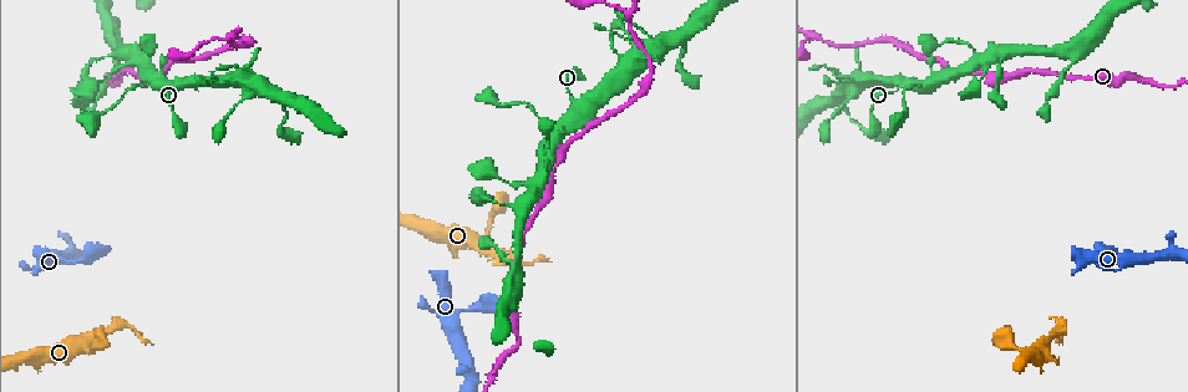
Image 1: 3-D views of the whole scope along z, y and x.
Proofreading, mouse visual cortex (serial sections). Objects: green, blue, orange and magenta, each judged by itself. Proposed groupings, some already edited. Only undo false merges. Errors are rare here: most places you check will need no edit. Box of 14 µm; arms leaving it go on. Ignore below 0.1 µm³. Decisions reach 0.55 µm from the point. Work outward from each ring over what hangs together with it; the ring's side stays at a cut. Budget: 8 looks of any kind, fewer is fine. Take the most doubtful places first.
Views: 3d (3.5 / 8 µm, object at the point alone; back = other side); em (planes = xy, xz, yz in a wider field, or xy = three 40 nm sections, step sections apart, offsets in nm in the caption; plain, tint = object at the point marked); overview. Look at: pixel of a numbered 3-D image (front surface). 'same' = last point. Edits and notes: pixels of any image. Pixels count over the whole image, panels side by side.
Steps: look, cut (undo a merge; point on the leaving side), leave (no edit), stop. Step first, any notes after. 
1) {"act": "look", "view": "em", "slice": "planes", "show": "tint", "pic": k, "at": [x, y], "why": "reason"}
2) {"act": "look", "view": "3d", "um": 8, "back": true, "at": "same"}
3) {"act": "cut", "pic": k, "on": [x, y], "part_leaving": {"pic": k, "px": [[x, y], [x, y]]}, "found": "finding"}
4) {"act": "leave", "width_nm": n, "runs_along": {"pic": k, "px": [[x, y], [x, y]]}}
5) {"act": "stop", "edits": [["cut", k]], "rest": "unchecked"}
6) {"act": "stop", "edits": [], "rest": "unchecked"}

{"act": "look", "view": "3d", "um": 3.5, "pic": 1, "at": [483, 308], "why": "calibre changes"}

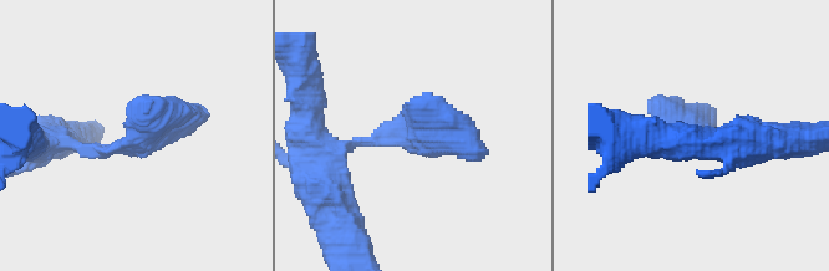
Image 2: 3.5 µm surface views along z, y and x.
{"act": "look", "view": "em", "slice": "planes", "show": "tint", "pic": 2, "at": [126, 146], "why": "now the EM"}

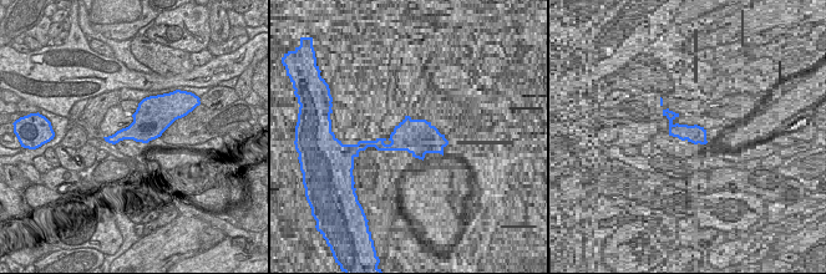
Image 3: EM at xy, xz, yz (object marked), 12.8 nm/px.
{"act": "leave", "runs_along": {"pic": 2, "px": [[31, 146], [118, 149], [196, 114]]}, "found": "continuous, no second cell"}

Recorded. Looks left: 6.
{"act": "look", "view": "3d", "um": 3.5, "pic": 1, "at": [814, 36], "why": "a fork"}

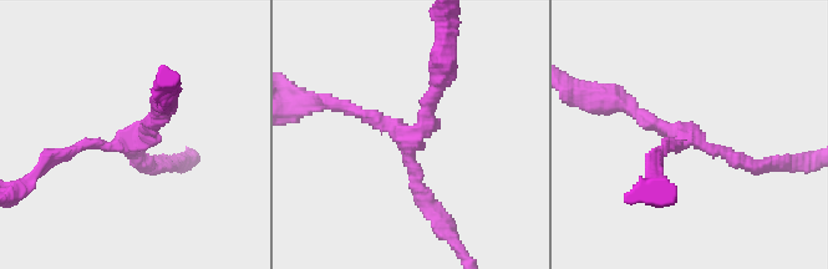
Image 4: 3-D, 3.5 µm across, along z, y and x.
{"act": "leave", "runs_along": {"pic": 4, "px": [[428, 207], [410, 140], [336, 105]]}, "found": "all the same cell"}

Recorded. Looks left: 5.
{"act": "look", "view": "3d", "um": 3.5, "pic": 1, "at": [929, 82]}

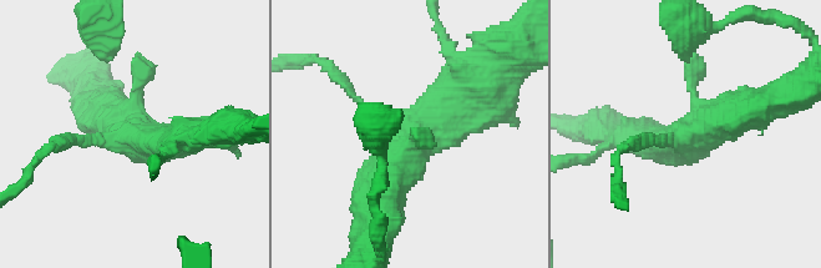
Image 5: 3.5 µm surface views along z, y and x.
{"act": "look", "view": "em", "slice": "xy", "step": 3, "show": "tint", "pic": 5, "at": [140, 139], "why": "shape alone is not enough"}

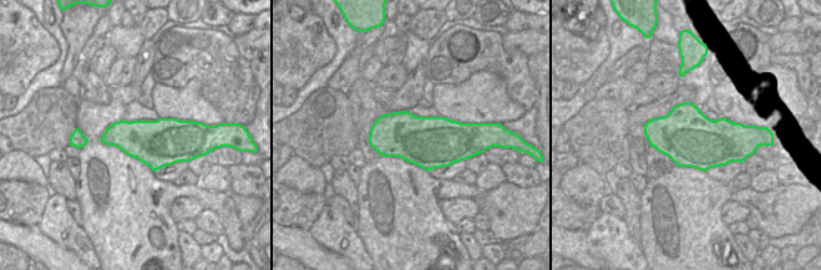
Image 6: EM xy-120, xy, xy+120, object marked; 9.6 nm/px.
{"act": "leave", "width_nm": 500, "runs_along": {"pic": 5, "px": [[455, 65], [455, 90], [381, 196]]}, "found": "one cell here"}

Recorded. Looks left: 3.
{"act": "stop", "edits": [], "rest": "unchecked"}

